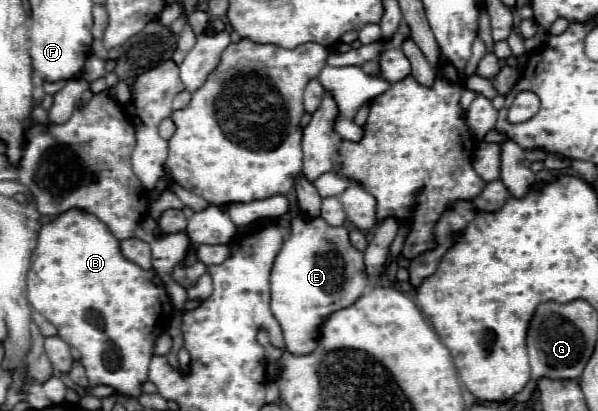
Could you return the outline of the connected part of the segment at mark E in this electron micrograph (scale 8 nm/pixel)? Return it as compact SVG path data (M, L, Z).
M303 217L293 219L289 235L271 269L271 313L283 329L285 347L289 353L293 355L311 353L317 347L317 341L321 339L321 325L327 321L327 317L339 309L353 305L365 293L367 279L361 255L363 253L349 243L347 227L329 227L321 217L311 221Z

